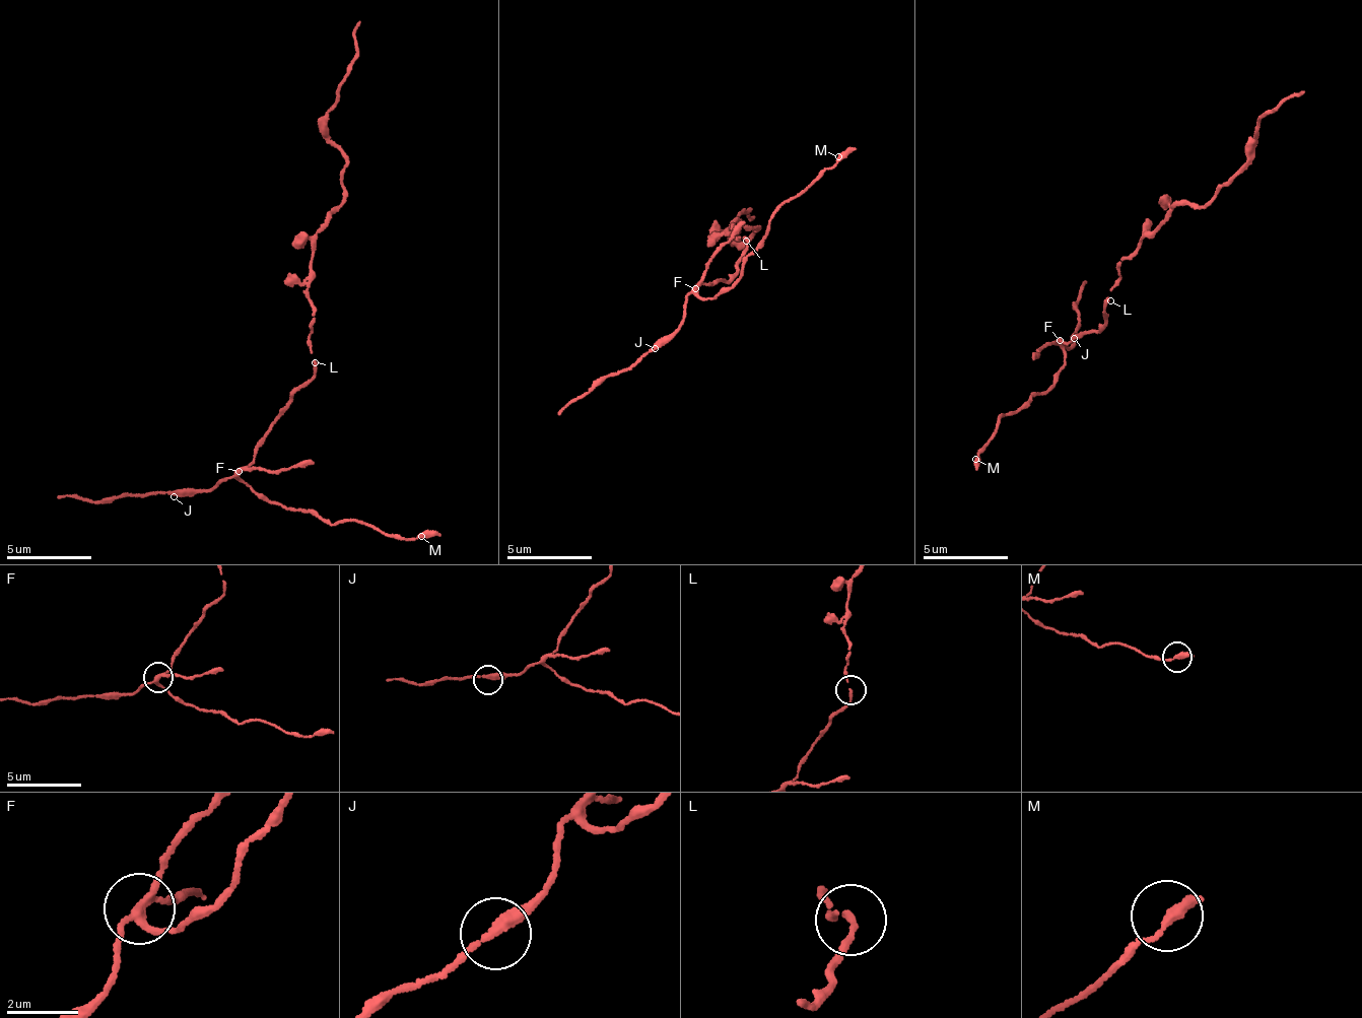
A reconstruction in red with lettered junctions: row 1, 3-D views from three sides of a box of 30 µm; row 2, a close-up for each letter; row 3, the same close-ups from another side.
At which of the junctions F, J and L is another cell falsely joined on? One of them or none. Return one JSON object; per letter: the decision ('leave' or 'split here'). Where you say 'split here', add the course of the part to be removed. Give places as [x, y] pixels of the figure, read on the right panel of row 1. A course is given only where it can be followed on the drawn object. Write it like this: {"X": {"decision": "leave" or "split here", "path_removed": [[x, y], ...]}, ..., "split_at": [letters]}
{"F": {"decision": "split here", "path_removed": [[1060, 341], [1066, 353], [1052, 382], [1027, 407], [1000, 416], [979, 455], [977, 465]]}, "J": {"decision": "leave"}, "L": {"decision": "leave"}, "split_at": ["F"]}

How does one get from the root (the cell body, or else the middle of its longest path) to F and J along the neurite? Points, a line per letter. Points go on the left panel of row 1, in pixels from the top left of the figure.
F: (313, 364), (313, 380), (304, 388), (293, 392), (277, 413), (272, 426), (257, 443), (250, 462), (237, 471)
J: (313, 364), (313, 380), (304, 388), (293, 392), (277, 413), (246, 466), (237, 468), (224, 482), (174, 496)

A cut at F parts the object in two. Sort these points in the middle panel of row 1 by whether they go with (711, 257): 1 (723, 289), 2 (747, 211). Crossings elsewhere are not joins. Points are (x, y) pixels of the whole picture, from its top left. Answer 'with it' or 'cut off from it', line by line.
1: with it
2: cut off from it

